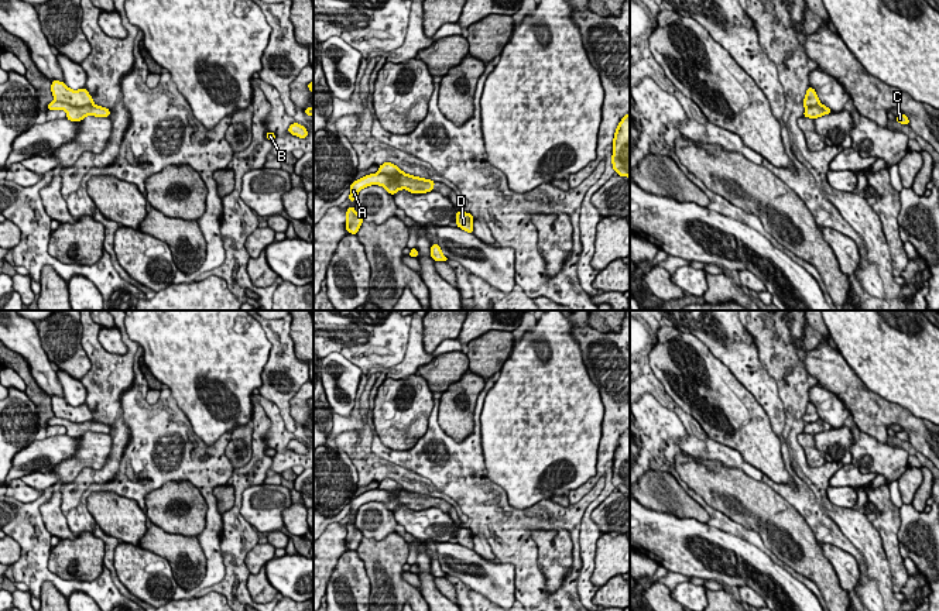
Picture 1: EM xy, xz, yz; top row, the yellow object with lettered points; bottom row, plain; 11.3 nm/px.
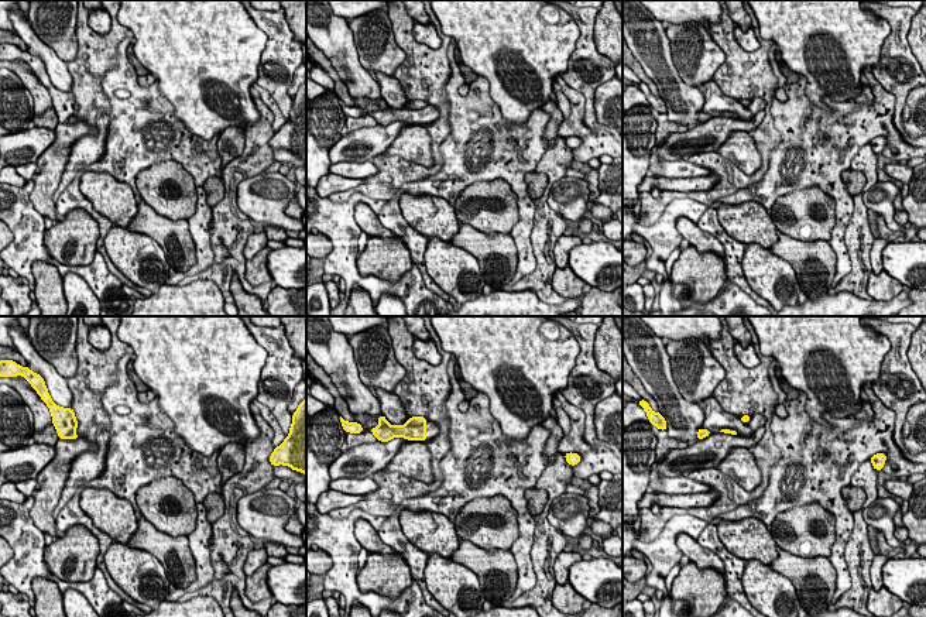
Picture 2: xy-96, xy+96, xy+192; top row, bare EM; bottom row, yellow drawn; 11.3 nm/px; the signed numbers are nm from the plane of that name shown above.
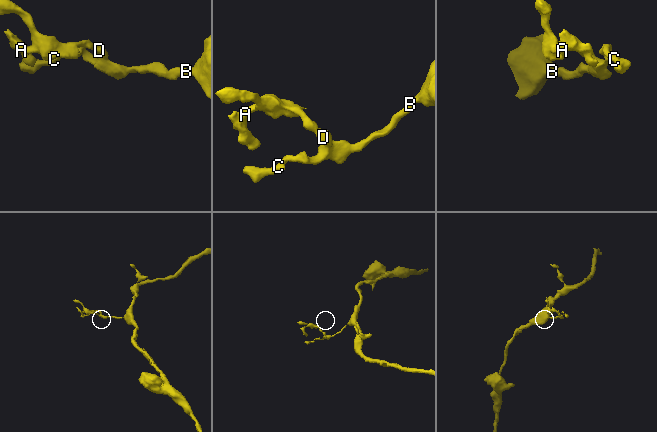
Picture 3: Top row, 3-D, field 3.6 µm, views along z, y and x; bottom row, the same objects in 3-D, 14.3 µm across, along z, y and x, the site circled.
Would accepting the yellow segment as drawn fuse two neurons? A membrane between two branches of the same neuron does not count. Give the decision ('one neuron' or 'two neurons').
one neuron

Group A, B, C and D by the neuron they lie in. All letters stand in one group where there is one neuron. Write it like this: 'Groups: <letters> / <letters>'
Groups: A B C D

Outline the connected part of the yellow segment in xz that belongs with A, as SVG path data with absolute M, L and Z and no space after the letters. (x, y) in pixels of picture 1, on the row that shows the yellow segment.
M384 162L377 174L366 175L350 185L349 199L354 203L357 193L370 185L380 185L394 196L395 192L407 189L411 193L426 193L433 190L435 181L424 179L402 172L397 165Z

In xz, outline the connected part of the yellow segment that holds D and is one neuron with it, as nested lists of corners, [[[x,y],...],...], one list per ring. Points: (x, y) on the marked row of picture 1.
[[[456,212],[456,226],[467,233],[473,233],[473,216],[466,212]]]

